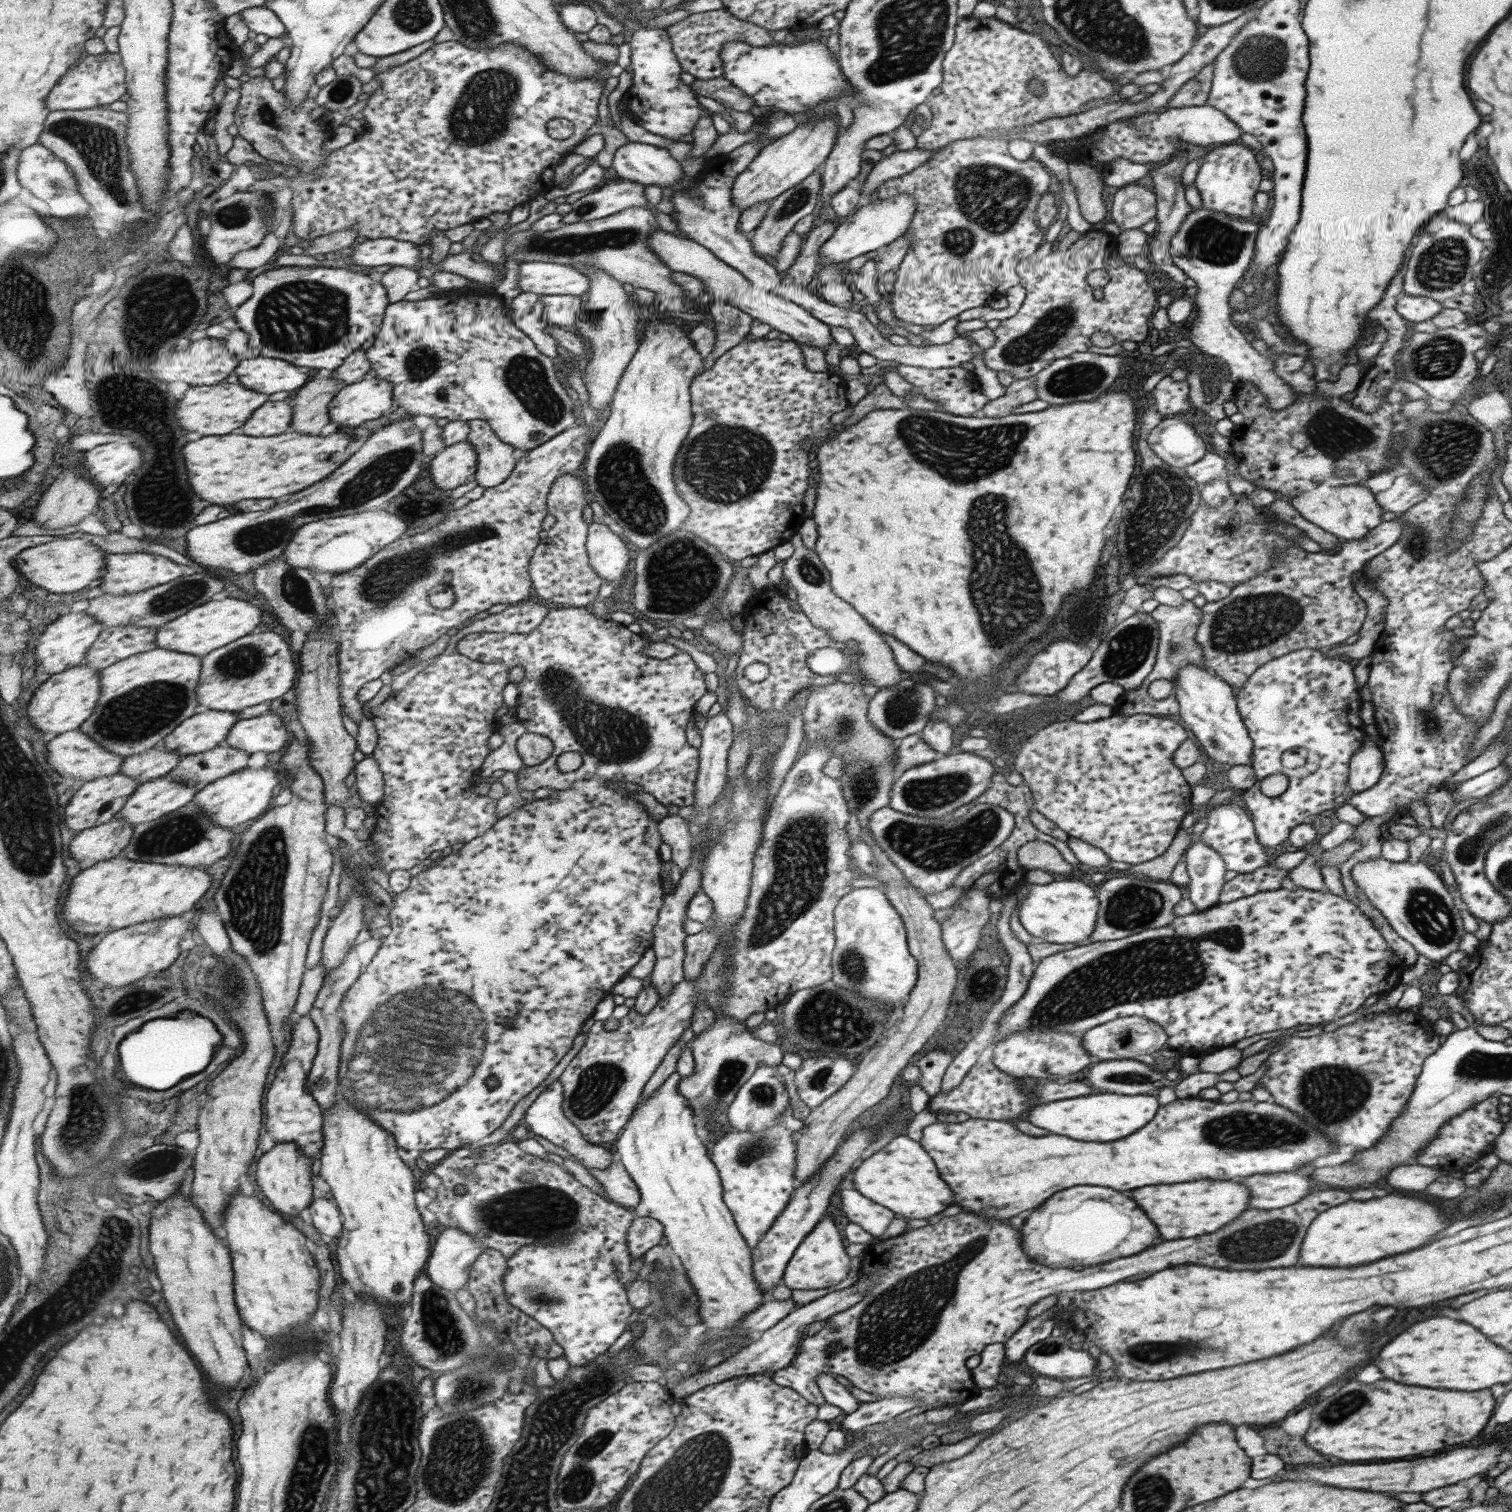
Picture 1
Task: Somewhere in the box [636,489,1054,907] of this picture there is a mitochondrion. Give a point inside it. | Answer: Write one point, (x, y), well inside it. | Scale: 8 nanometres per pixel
(1001, 562)

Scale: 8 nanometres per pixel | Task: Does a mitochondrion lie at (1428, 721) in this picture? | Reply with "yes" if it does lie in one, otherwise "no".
yes

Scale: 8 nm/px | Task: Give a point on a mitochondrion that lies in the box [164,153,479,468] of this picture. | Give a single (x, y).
(304, 315)

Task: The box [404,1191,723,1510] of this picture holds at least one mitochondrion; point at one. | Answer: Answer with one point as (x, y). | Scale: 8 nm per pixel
(460, 1457)

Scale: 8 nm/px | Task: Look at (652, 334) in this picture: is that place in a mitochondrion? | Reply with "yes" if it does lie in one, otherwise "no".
no

